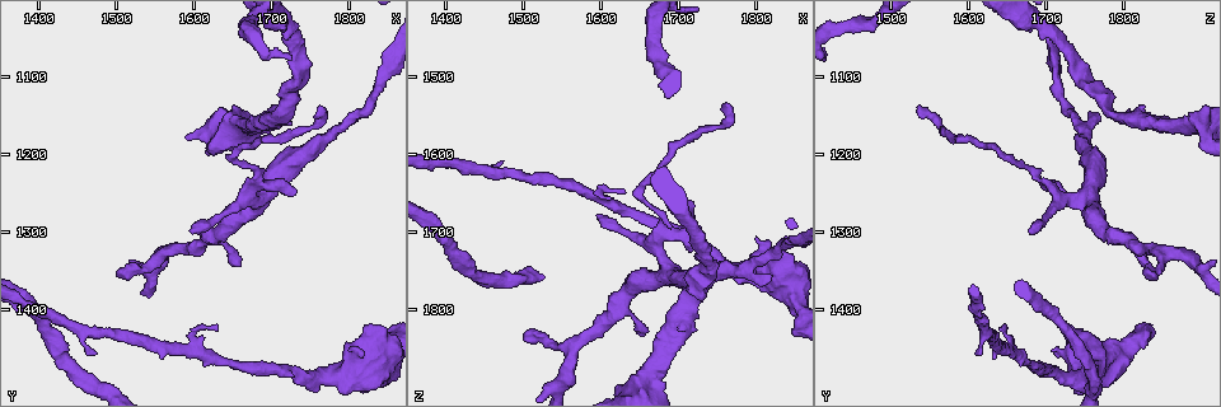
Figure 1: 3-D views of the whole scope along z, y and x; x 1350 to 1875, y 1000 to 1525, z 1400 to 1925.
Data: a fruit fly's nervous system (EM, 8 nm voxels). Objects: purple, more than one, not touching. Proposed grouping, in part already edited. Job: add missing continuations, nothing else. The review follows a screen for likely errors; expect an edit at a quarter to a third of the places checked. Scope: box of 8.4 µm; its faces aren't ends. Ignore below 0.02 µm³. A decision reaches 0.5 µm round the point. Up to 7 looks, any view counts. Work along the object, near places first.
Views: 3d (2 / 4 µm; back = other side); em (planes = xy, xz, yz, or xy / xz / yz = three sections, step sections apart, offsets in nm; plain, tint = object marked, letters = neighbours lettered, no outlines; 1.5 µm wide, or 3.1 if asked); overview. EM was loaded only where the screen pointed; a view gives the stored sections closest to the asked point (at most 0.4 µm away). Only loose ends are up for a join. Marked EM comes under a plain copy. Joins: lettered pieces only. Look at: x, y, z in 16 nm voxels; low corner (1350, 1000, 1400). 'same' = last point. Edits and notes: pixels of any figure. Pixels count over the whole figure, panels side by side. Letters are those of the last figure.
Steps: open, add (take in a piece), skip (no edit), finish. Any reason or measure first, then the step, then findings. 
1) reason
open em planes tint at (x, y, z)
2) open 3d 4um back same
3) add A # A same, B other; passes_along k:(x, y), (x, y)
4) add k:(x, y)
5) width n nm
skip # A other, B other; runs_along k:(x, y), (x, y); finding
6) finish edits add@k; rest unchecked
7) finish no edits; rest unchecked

branch stops here
open em yz step 8 tint at (1815, 1145, 1755)

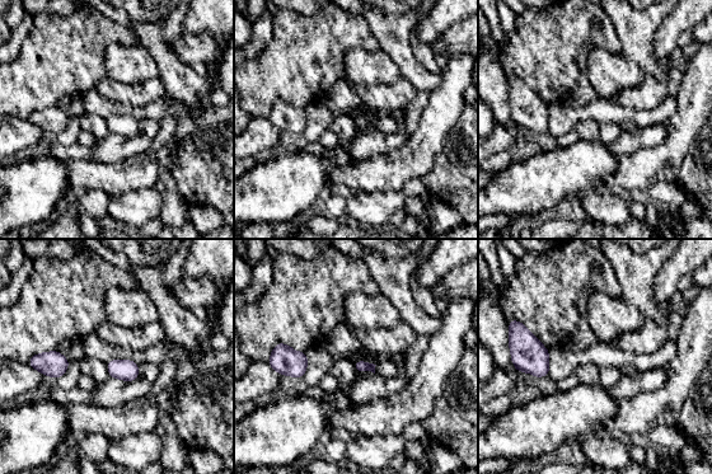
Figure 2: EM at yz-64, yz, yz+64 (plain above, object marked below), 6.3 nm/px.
another direction
open em planes letters same

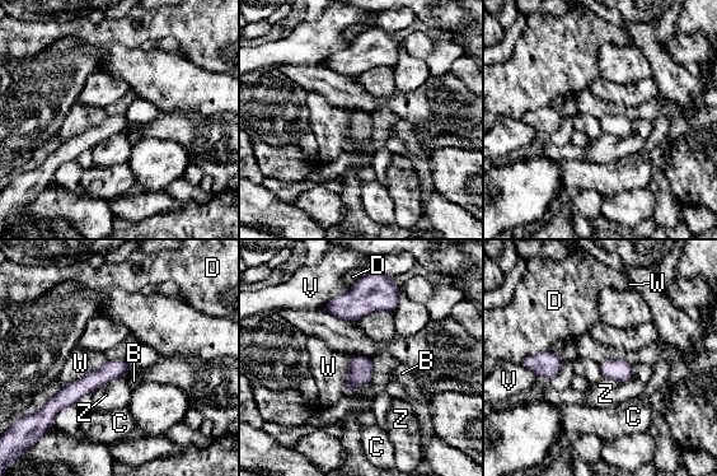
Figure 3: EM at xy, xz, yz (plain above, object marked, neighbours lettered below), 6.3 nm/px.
skip # B other, C other, D other, V other, W other, Z other; border 3:(107, 360), (64, 386); no lettered piece goes on from it

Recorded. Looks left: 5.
end of a long branch
open em xz step 4 letters at (1765, 1135, 1530)

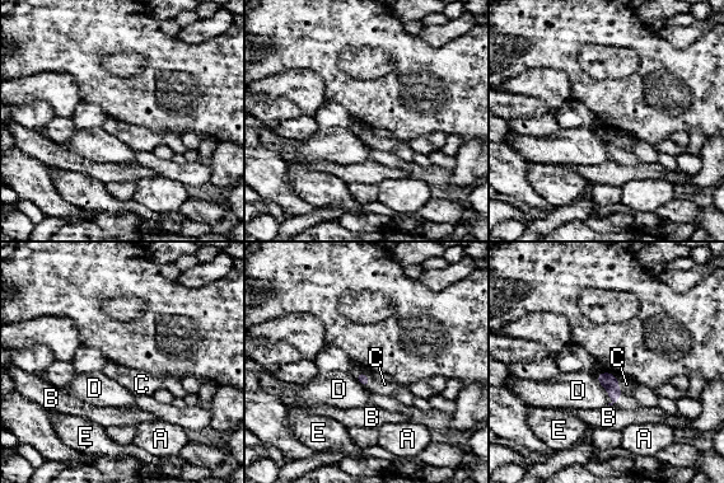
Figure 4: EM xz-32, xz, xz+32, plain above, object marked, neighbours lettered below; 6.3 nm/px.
longest_contact C 220 nm
skip # A other, B other, C other, D other, E other; no lettered piece goes on from it

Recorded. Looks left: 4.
thin end
open em planes letters at (1635, 1420, 1645)

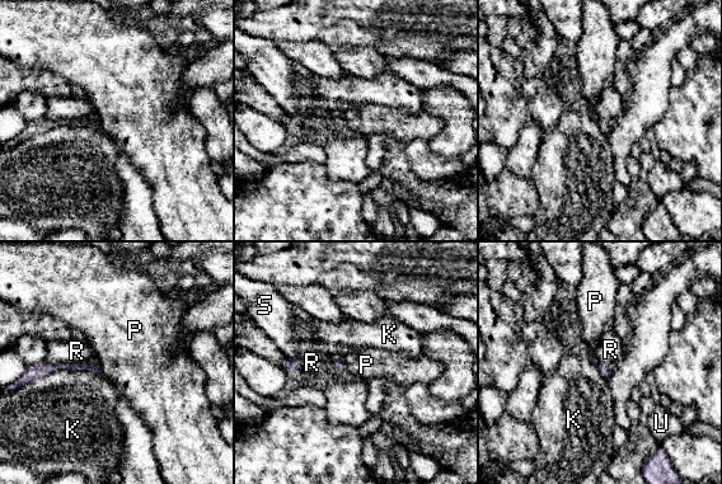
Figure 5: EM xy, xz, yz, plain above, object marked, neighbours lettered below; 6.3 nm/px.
skip # K other, P other, R other, S other, U other; runs_along 5:(36, 370), (57, 366), (94, 366), (98, 370); none of them fits

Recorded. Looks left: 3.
finish no edits; rest unchecked

